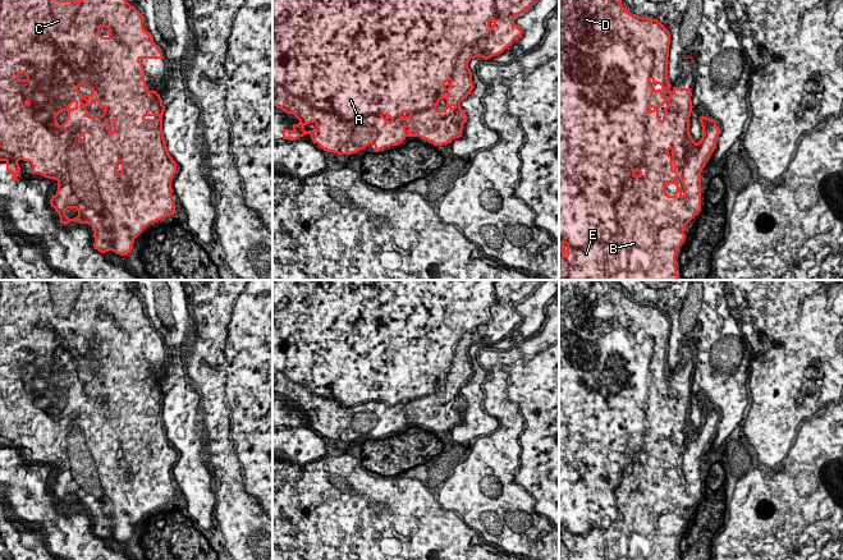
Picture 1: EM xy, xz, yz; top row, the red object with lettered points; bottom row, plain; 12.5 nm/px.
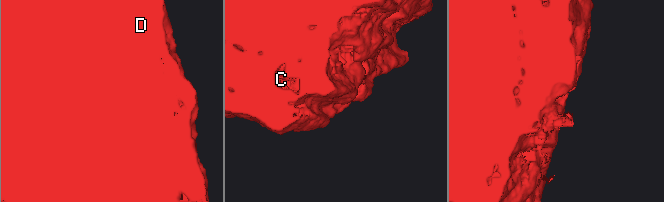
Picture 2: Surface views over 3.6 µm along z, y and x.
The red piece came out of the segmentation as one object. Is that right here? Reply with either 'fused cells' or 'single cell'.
single cell

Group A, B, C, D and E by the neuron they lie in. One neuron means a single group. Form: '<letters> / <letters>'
A B C D E

